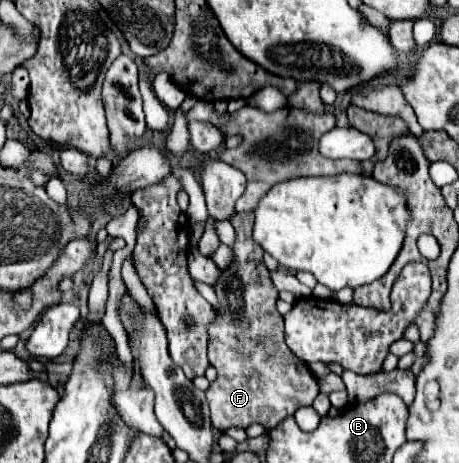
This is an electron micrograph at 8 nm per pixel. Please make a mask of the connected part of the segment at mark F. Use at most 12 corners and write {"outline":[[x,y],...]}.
{"outline":[[231,215],[207,389],[219,431],[275,427],[319,395],[285,345],[279,291]]}

